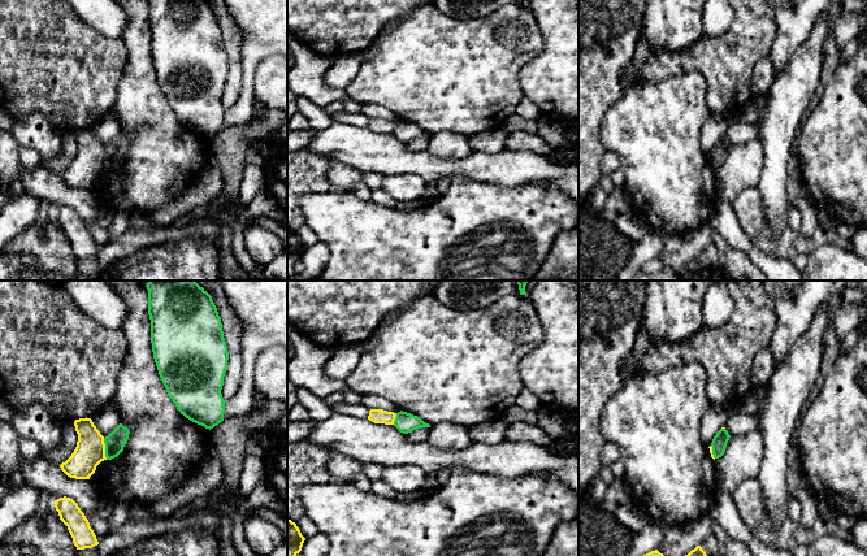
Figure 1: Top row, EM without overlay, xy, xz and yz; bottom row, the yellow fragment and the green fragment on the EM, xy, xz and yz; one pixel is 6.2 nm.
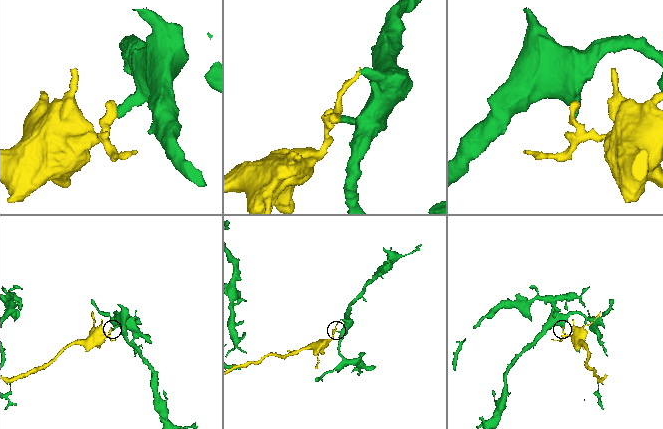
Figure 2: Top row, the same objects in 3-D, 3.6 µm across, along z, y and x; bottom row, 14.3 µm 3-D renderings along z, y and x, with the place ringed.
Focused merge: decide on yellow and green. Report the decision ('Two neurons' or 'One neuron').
Two neurons

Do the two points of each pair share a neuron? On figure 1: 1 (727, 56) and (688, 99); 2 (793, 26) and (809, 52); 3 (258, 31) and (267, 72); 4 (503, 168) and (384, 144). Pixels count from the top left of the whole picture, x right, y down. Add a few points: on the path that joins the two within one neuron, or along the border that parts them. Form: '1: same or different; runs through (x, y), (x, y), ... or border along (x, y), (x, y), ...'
1: different; border along (675, 75), (697, 70), (711, 111)
2: different; border along (819, 16), (810, 34), (784, 66)
3: different; border along (273, 52), (267, 55), (254, 72)
4: same; runs through (473, 168), (428, 168), (421, 163), (414, 163)

